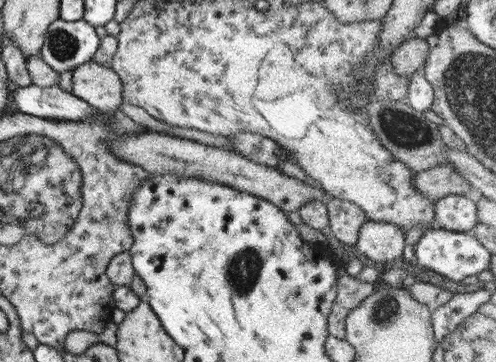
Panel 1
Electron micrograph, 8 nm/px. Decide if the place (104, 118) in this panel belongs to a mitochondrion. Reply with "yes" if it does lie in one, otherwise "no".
no

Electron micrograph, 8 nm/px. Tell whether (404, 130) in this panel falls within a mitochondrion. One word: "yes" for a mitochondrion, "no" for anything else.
yes

